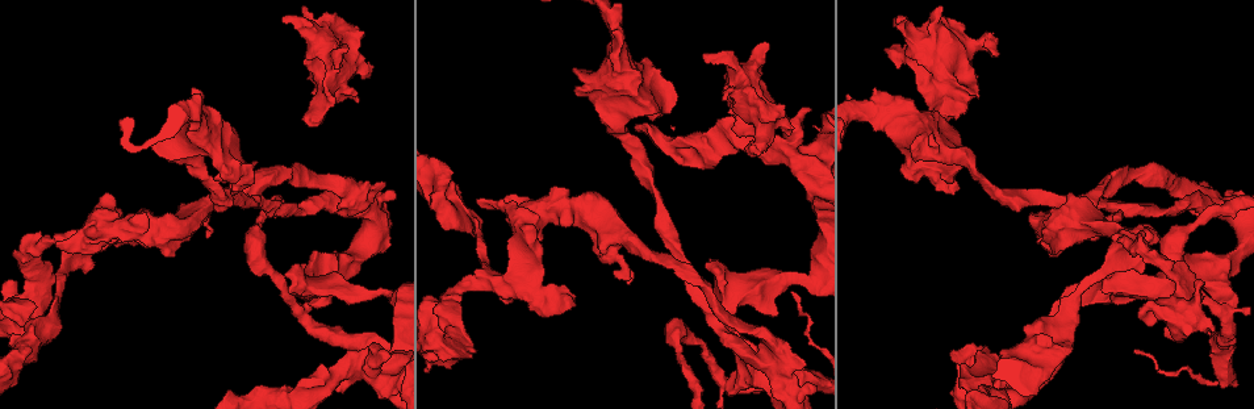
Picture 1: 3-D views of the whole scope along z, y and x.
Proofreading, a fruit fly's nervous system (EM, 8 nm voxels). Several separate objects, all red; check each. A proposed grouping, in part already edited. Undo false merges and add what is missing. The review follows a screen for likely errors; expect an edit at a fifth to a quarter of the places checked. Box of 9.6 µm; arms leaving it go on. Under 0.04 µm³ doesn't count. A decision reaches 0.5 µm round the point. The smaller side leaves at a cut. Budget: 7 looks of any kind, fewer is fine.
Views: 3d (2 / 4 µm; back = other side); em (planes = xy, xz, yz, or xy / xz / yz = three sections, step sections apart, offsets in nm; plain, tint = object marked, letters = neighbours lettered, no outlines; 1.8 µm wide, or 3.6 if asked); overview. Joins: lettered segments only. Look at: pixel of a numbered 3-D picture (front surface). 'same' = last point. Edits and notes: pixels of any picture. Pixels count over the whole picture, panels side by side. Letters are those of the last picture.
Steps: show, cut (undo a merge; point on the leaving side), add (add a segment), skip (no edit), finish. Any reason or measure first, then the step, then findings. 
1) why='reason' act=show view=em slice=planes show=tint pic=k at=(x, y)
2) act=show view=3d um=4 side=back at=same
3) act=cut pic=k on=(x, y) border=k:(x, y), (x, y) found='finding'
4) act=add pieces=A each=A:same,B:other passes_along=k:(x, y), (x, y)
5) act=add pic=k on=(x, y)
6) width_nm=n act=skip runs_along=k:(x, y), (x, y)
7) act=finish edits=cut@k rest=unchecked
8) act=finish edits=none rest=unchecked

why='thick end' act=show view=3d um=4 pic=1 at=(303, 118)

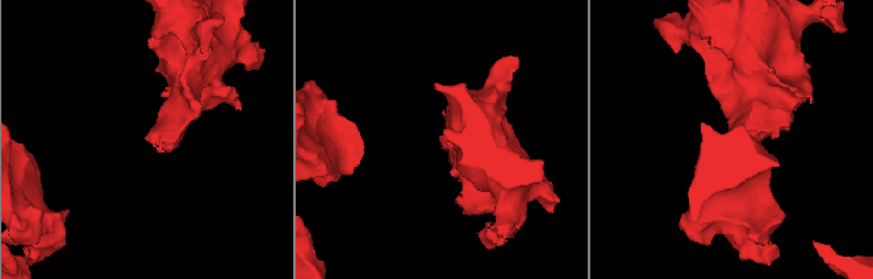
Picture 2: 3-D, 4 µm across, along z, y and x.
why='now the EM' act=show view=em slice=yz step=16 show=tint pic=2 at=(441, 136)

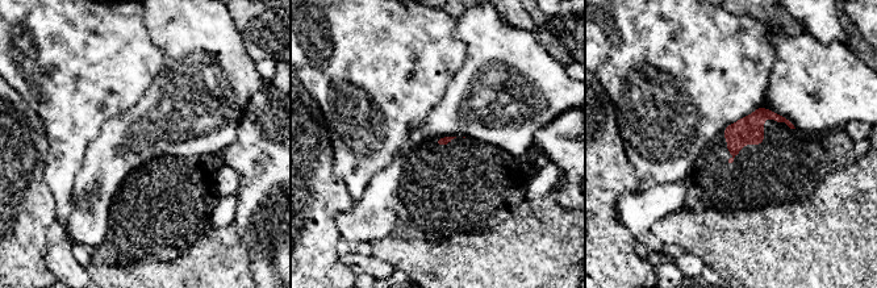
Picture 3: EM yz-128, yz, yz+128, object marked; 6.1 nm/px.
why='cut it another way' act=show view=em slice=planes show=letters at=same

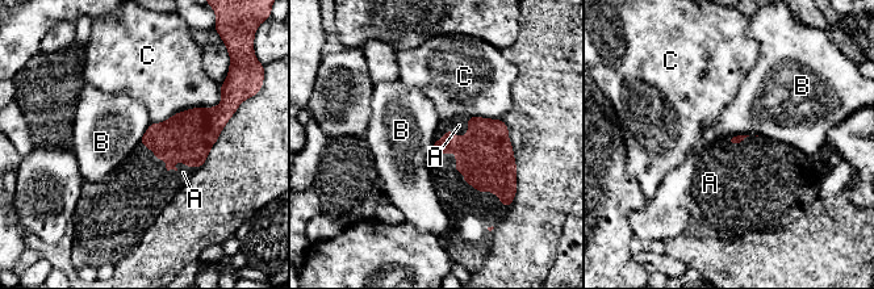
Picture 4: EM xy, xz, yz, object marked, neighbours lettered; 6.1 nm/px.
act=add pieces=A each=A:same,B:other,C:other passes_along=4:(485, 155), (454, 134), (459, 125) found='the neuron continues'

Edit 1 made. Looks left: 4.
why='redraw' act=show view=overview

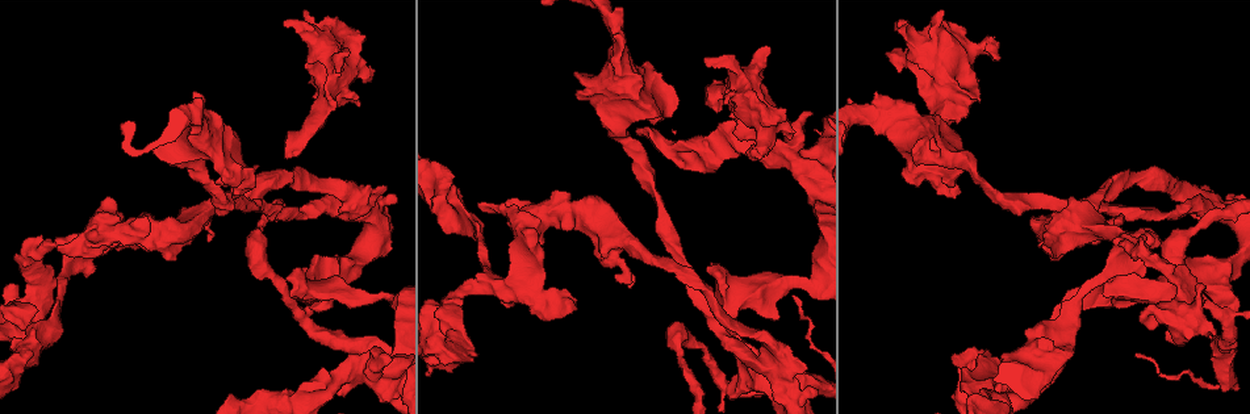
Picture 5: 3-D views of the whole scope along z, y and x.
why='branch stops here' act=show view=3d um=2 pic=5 at=(995, 58)

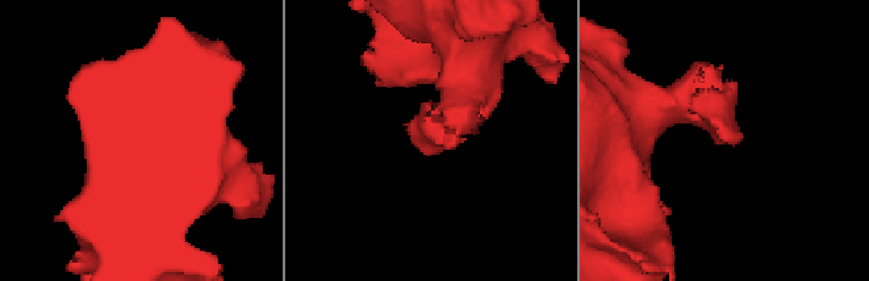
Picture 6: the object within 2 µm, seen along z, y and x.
act=show view=em slice=planes show=tint pic=6 at=(423, 146)

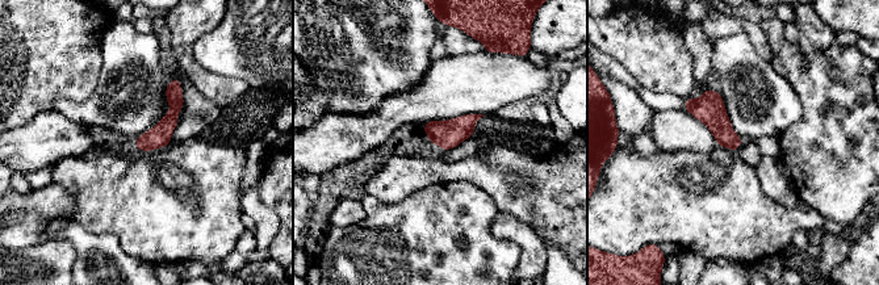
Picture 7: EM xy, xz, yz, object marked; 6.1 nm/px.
act=show view=em slice=planes show=letters at=same

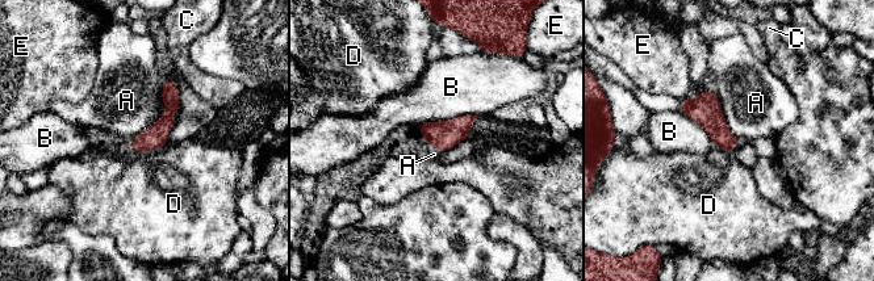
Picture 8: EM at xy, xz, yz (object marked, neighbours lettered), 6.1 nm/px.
act=skip each=A:other,B:other,C:other,D:other,E:other found='no lettered segment goes on from it'

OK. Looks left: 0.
act=finish edits=add@4 rest=unchecked

